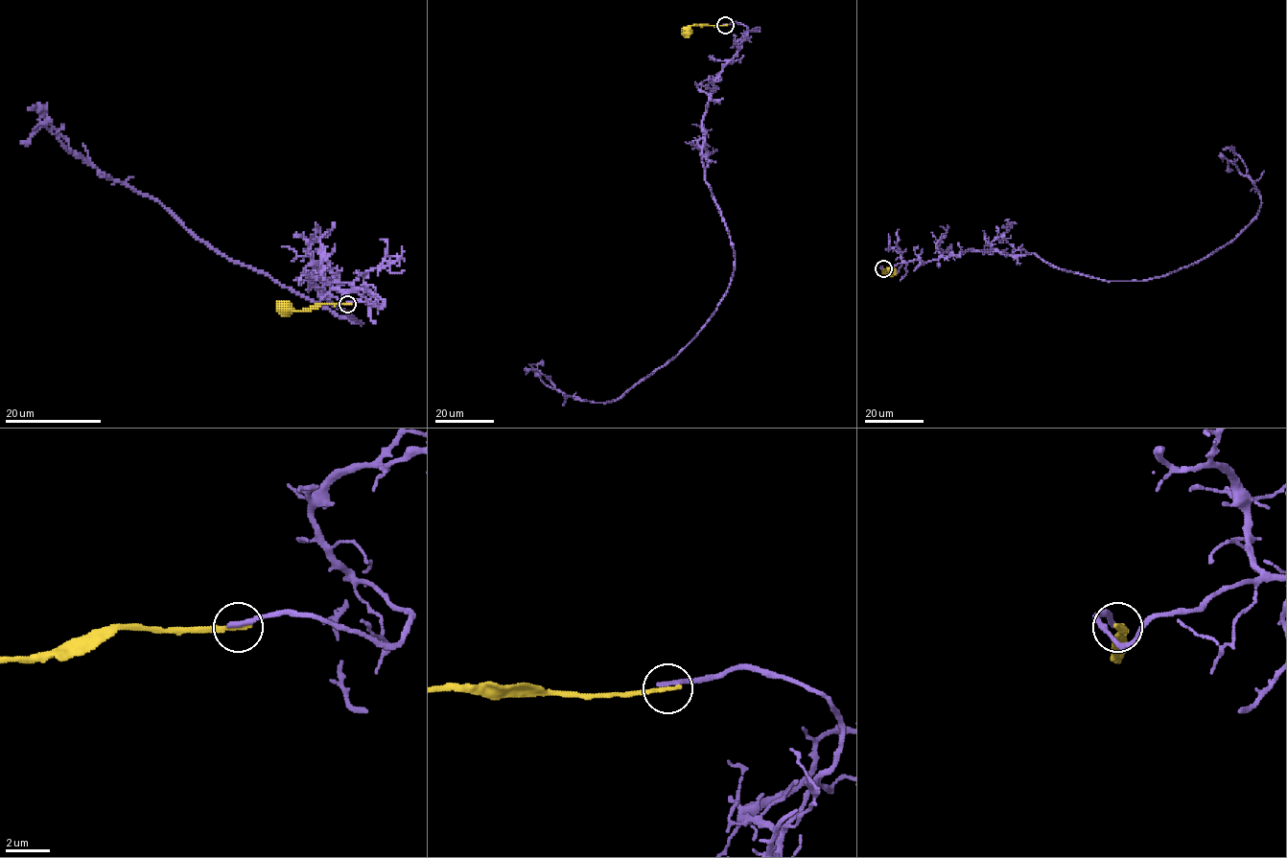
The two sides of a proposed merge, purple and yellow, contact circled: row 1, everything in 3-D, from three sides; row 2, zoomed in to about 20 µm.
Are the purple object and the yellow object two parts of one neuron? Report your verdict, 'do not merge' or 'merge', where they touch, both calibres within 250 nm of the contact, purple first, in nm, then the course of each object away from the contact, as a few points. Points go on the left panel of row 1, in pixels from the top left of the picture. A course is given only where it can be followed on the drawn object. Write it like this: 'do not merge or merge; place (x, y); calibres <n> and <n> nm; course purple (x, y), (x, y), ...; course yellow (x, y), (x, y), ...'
do not merge; place (347, 304); calibres 240 and 240 nm; course purple (347, 303), (385, 301), (335, 290), (311, 273), (357, 324), (231, 262), (157, 201), (105, 177), (28, 106); course yellow (347, 303), (315, 305), (293, 311), (286, 307)

